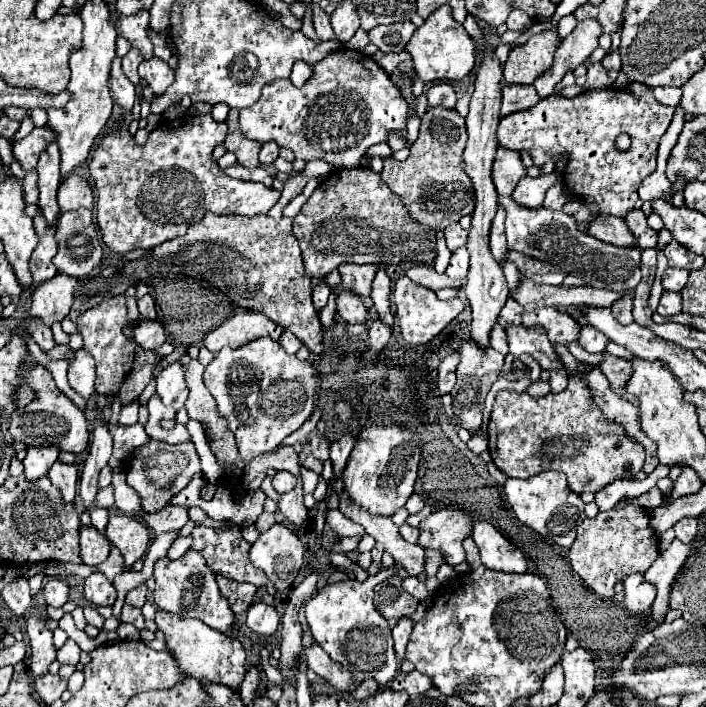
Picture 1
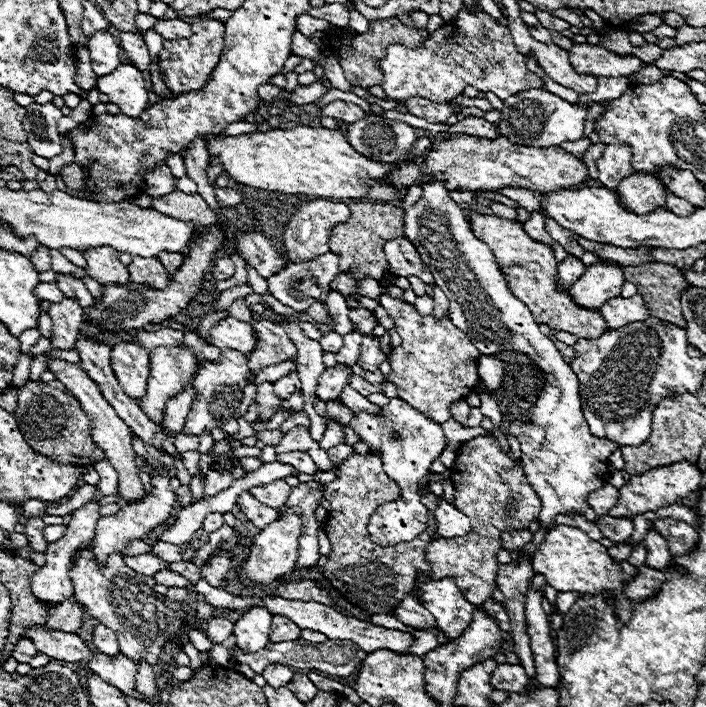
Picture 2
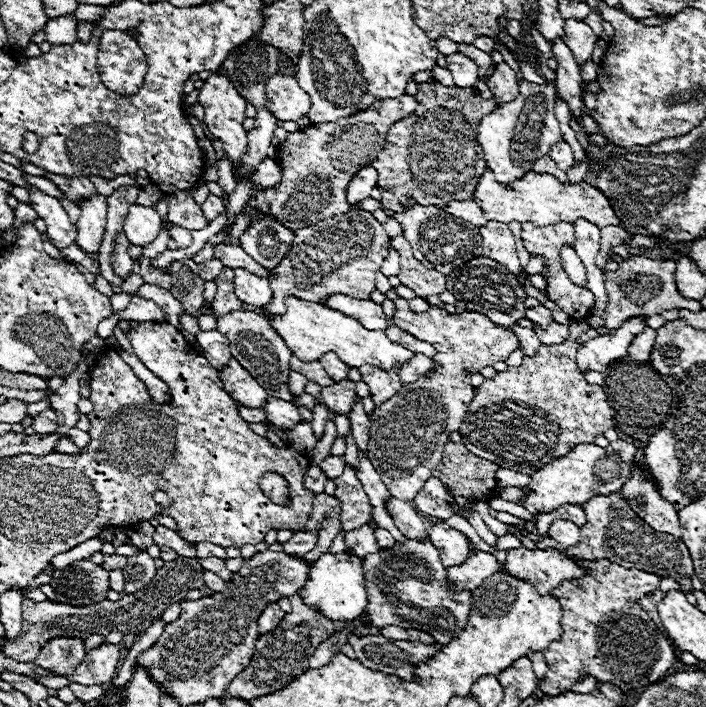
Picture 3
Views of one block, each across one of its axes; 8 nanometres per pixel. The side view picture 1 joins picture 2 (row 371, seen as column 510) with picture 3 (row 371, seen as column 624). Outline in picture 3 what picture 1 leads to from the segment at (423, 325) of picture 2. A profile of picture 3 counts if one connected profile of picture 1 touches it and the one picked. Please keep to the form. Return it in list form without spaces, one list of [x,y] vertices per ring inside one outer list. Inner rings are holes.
[[[396,298],[394,304],[396,326],[418,340],[432,344],[438,352],[432,358],[436,366],[428,376],[412,384],[404,384],[396,396],[386,400],[370,416],[368,458],[388,492],[398,500],[410,502],[422,490],[430,472],[440,464],[448,434],[460,428],[462,416],[474,398],[470,384],[472,374],[480,372],[484,366],[506,360],[518,348],[518,340],[510,330],[496,328],[494,322],[478,312],[462,312],[456,316],[434,306],[430,312],[416,314],[404,298]]]

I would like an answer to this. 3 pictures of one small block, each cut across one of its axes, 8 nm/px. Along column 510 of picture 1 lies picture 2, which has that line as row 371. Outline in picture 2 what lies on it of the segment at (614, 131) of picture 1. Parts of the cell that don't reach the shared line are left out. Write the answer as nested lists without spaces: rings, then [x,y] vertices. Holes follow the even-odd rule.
[[[118,342],[112,348],[110,364],[114,368],[114,374],[132,400],[140,400],[146,394],[146,382],[148,382],[148,350],[134,342]]]

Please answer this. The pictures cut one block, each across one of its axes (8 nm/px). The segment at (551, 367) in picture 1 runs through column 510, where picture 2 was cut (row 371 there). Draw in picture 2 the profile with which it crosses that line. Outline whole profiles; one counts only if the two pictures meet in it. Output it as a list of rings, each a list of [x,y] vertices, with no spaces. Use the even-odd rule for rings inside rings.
[[[332,366],[332,368],[326,368],[322,372],[322,376],[318,378],[318,384],[316,384],[316,394],[320,400],[328,402],[328,400],[336,400],[340,396],[340,392],[344,390],[344,386],[348,384],[350,376],[352,376],[352,368],[350,366]]]

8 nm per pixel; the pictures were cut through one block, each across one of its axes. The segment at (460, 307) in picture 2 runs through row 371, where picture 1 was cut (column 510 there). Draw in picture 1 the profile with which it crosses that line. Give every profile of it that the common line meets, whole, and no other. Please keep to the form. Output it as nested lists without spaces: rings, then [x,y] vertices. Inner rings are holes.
[[[476,522],[472,528],[472,538],[480,550],[482,564],[492,570],[504,572],[526,572],[526,558],[518,548],[510,544],[492,524]]]

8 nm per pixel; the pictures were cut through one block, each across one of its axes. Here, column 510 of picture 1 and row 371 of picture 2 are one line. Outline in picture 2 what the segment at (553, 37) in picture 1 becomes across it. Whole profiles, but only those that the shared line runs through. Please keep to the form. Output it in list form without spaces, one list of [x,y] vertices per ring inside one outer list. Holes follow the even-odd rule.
[[[48,358],[48,366],[46,368],[56,374],[56,380],[60,380],[66,386],[66,390],[72,396],[76,396],[76,400],[82,404],[84,412],[88,414],[88,418],[92,422],[92,438],[98,444],[98,448],[104,450],[106,460],[114,466],[114,470],[118,474],[118,496],[122,496],[126,502],[140,500],[144,496],[144,488],[140,484],[138,468],[134,464],[136,452],[132,450],[132,444],[130,444],[130,428],[124,424],[124,420],[120,420],[116,416],[114,408],[108,402],[104,402],[104,398],[102,398],[98,386],[94,384],[94,380],[78,364],[70,364],[70,362],[58,360],[58,358]]]

